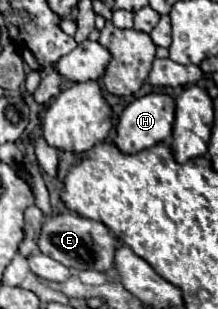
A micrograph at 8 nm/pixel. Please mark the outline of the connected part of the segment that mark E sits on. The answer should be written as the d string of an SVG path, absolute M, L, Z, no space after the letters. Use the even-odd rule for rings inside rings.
M52 215L42 221L42 231L38 235L38 249L44 255L54 255L56 261L70 269L94 269L110 271L114 267L114 247L116 239L108 227L100 221L92 221L80 215Z

